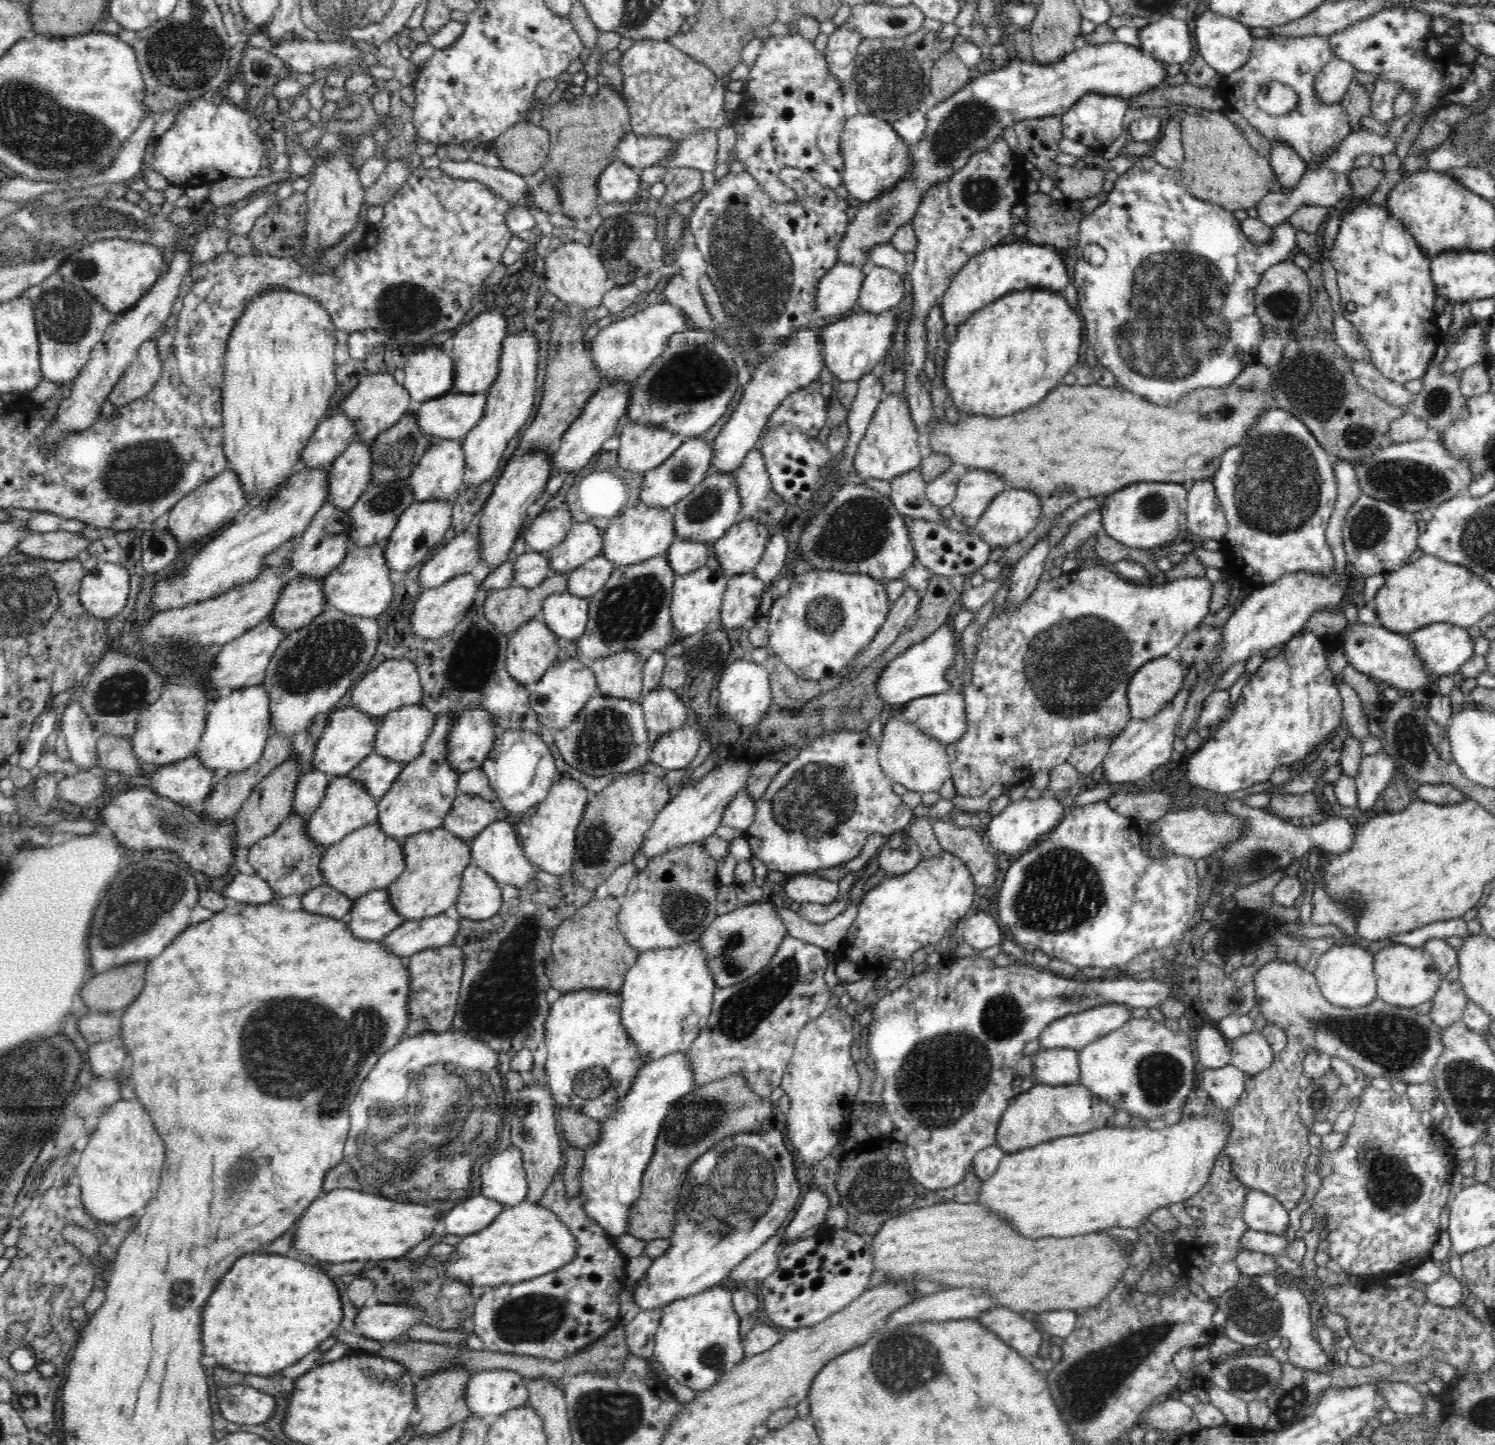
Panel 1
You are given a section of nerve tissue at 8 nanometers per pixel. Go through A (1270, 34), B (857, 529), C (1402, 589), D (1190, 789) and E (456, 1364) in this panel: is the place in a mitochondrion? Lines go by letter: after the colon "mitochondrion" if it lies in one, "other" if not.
A: other
B: mitochondrion
C: other
D: other
E: other

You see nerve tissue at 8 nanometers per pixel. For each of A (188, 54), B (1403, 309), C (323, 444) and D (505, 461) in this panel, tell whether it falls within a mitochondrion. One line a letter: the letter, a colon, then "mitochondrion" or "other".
A: mitochondrion
B: other
C: other
D: other

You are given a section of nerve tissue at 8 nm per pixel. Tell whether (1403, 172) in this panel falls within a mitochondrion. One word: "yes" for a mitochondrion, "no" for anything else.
no

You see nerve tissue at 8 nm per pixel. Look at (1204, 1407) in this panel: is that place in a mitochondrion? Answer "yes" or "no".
no

